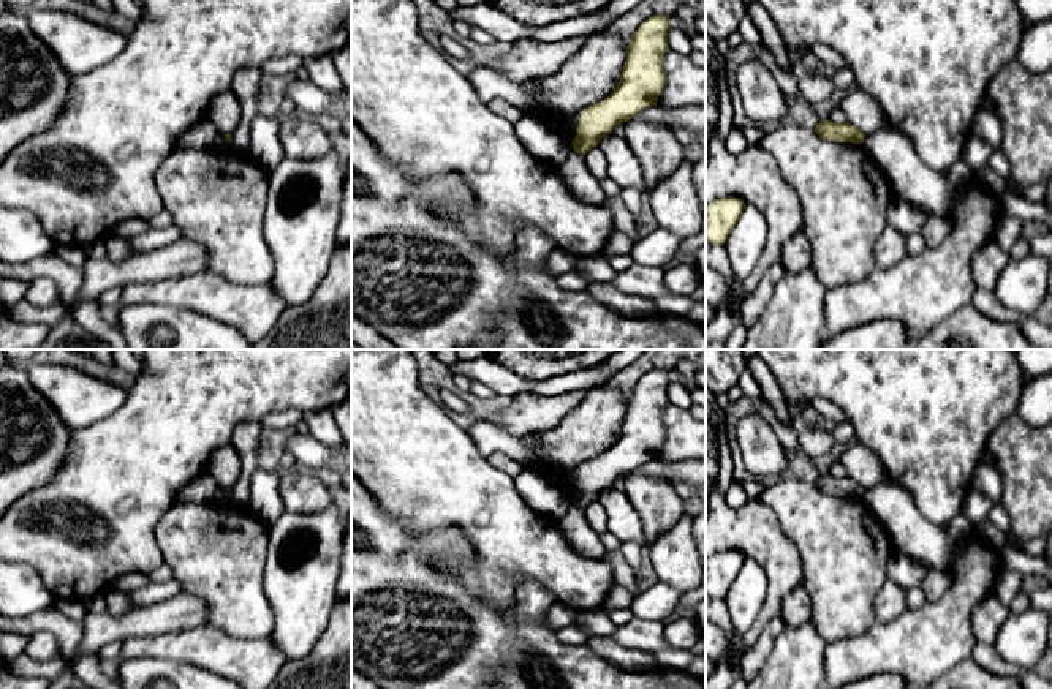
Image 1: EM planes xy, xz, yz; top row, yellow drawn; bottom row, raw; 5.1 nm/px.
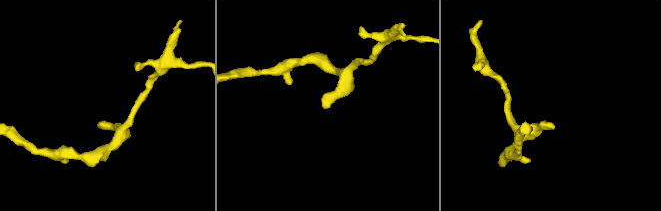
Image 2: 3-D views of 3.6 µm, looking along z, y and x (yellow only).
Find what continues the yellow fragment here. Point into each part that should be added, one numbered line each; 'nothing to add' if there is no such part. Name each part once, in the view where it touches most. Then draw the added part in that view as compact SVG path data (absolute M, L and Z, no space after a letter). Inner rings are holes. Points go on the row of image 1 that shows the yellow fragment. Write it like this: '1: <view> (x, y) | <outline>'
nothing to add

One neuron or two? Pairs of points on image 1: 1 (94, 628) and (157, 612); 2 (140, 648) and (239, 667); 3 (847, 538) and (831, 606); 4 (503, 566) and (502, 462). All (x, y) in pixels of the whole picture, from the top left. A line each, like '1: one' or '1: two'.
1: one
2: one
3: one
4: two

